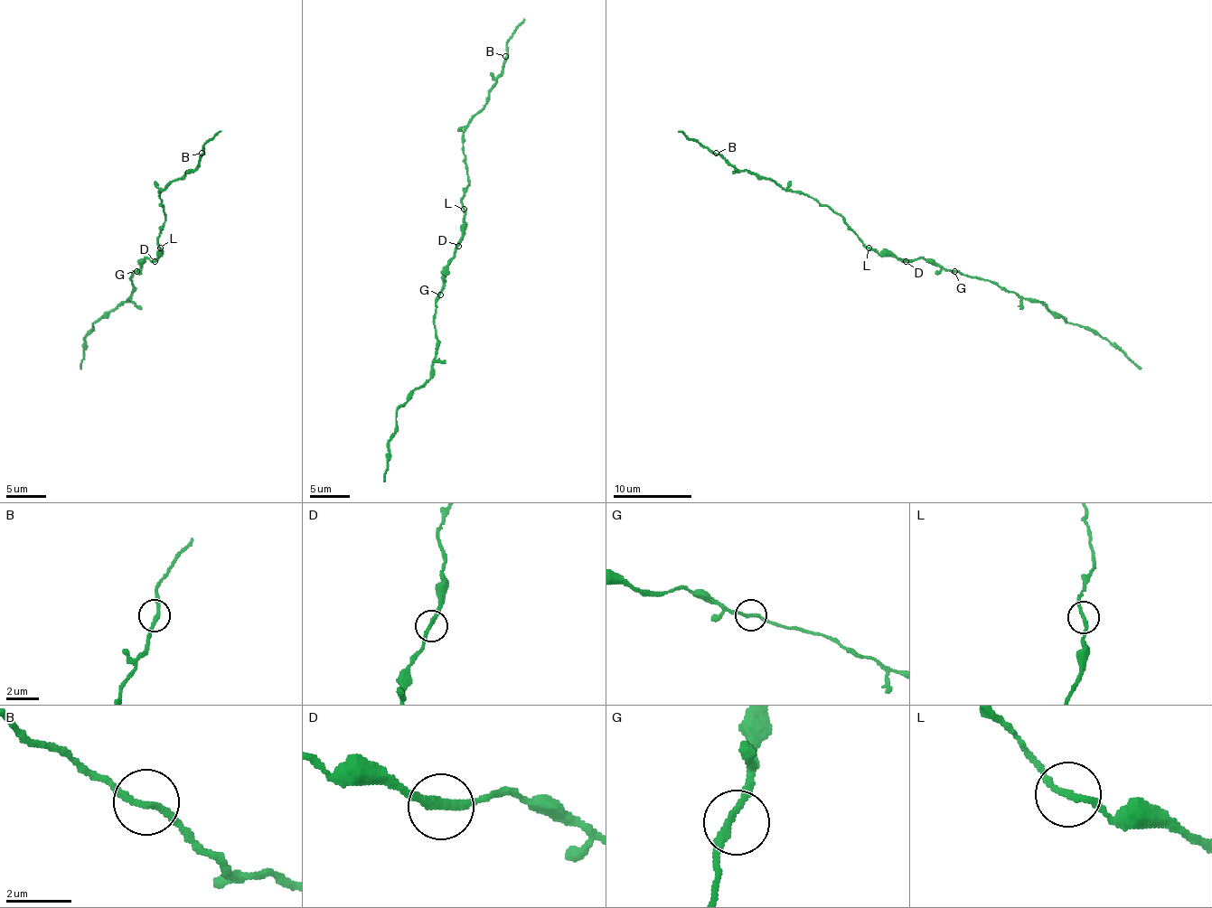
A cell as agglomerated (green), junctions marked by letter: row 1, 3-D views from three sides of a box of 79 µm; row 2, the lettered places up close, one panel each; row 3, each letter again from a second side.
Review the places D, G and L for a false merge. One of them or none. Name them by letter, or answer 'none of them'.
L

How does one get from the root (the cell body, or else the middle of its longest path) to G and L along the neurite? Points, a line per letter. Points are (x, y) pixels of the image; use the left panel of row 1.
G: (153, 259), (146, 257), (136, 271)
L: (153, 259), (158, 255), (160, 248)

